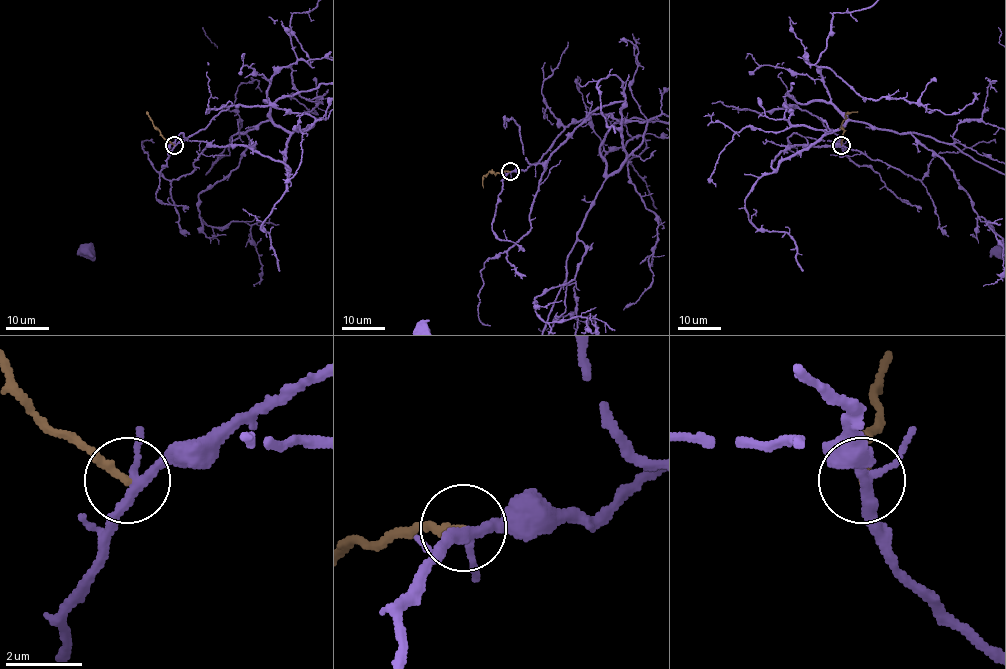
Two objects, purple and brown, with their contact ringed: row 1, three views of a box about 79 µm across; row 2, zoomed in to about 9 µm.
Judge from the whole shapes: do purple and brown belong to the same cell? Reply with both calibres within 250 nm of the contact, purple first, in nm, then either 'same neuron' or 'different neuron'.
240/240 nm | different neuron

